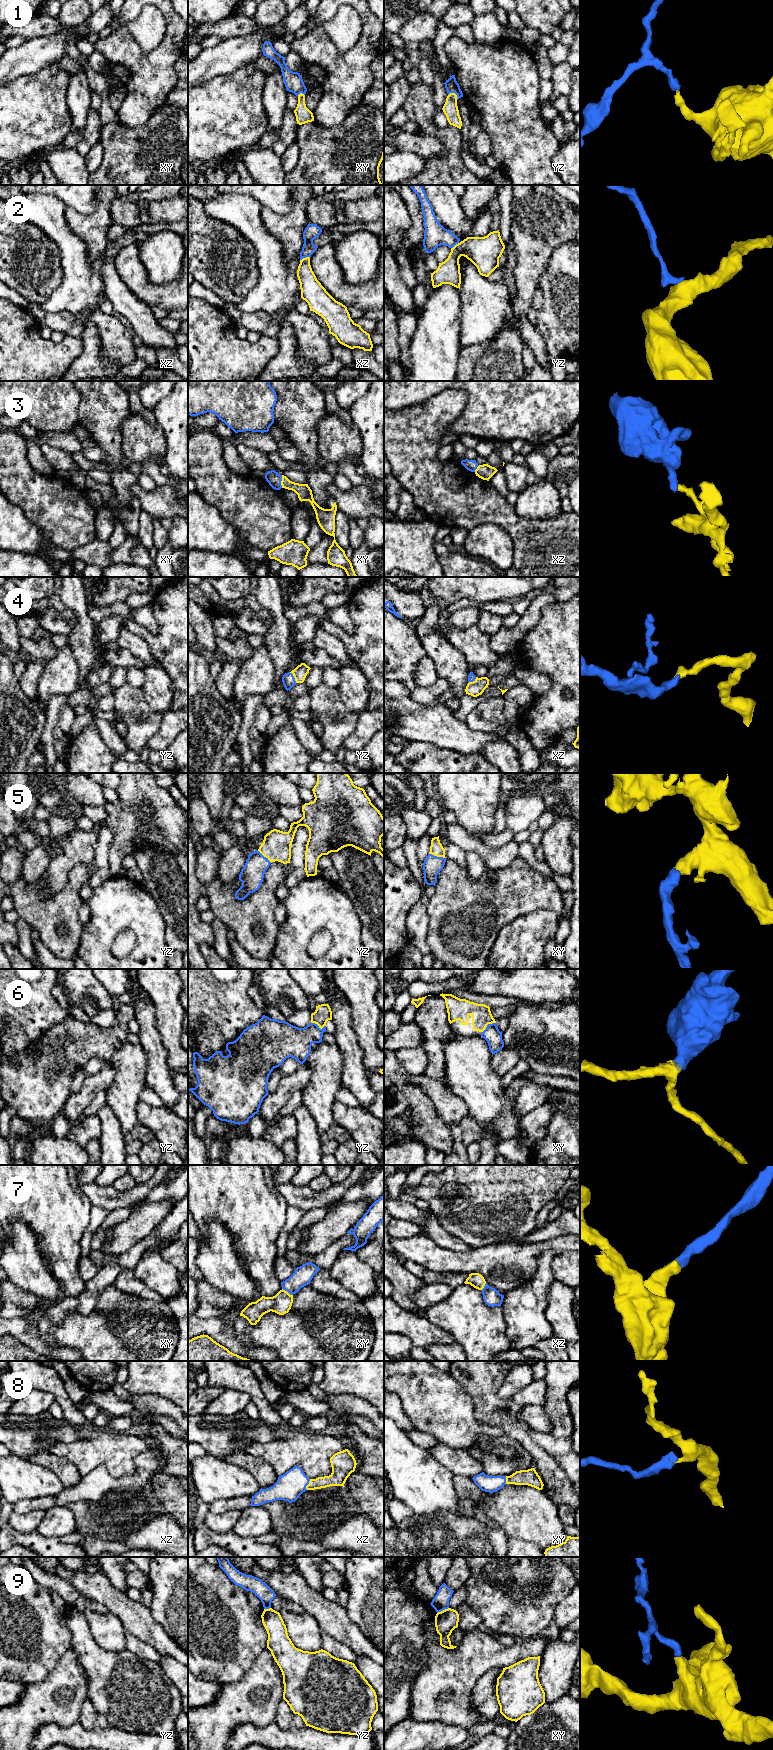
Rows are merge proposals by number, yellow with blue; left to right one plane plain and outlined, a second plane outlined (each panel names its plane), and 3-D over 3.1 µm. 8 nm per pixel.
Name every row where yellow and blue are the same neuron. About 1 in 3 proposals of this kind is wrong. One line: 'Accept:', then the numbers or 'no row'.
Accept: 1, 4, 5, 6, 7, 8

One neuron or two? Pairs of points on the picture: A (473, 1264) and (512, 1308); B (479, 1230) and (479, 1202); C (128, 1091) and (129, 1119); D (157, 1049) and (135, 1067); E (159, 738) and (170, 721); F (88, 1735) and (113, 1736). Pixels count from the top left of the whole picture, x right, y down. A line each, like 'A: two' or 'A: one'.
A: two
B: one
C: one
D: two
E: one
F: one

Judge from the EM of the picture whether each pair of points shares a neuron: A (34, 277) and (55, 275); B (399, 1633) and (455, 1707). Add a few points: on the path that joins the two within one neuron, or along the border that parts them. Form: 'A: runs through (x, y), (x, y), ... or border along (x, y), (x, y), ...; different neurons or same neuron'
A: runs through (39, 275), (50, 275); same neuron
B: border along (430, 1643), (427, 1645), (427, 1664), (411, 1686); different neurons

